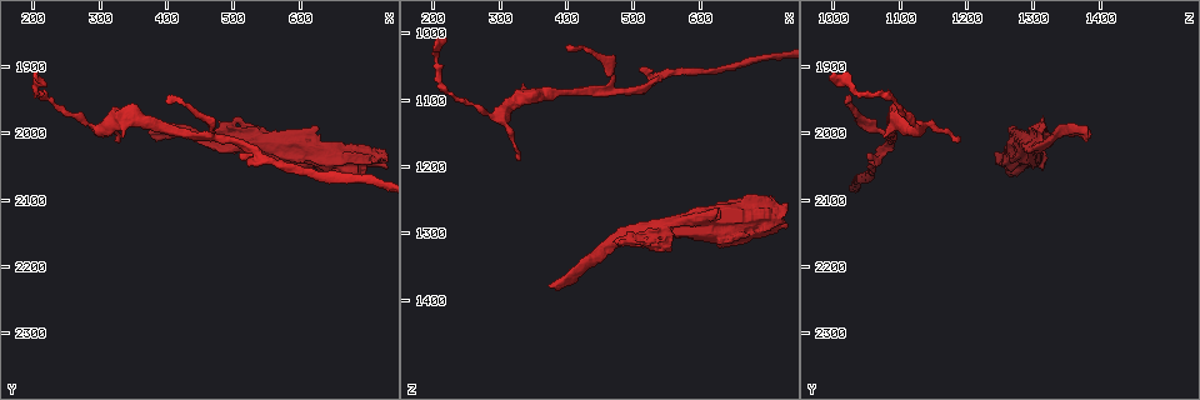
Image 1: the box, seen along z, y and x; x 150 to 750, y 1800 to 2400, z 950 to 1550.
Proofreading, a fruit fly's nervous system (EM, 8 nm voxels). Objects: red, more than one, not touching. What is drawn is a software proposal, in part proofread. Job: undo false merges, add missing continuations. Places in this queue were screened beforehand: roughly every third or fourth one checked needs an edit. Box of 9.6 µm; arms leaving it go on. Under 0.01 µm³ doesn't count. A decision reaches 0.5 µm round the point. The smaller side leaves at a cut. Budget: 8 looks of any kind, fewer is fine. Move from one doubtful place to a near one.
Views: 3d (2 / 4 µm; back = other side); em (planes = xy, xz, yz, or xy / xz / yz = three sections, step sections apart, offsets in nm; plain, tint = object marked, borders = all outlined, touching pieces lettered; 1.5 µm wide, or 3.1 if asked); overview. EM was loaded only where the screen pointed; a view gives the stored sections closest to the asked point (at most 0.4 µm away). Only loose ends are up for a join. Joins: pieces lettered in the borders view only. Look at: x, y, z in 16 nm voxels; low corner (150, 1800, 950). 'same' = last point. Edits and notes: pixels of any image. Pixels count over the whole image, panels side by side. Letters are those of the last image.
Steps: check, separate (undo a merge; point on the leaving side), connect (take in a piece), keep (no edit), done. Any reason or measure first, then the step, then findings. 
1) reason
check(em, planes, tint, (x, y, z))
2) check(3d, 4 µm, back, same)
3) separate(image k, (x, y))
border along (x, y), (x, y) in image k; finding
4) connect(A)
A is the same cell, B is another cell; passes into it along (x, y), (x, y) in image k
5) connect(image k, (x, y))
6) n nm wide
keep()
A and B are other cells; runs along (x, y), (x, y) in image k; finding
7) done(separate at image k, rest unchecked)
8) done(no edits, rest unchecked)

check(em, planes, plain, (380, 2010, 1380))

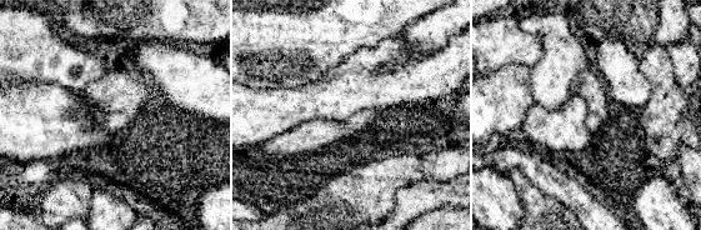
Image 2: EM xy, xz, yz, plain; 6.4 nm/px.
see the neighbours
check(em, planes, borders, same)

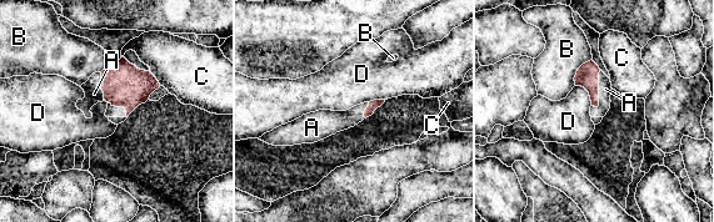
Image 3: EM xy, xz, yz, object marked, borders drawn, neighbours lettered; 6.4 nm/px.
connect(A)
A is the same cell, B, C and D are other cells; passes into it along (587, 76), (598, 90), (605, 89) in image 3; it goes on there

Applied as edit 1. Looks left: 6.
check(overview)

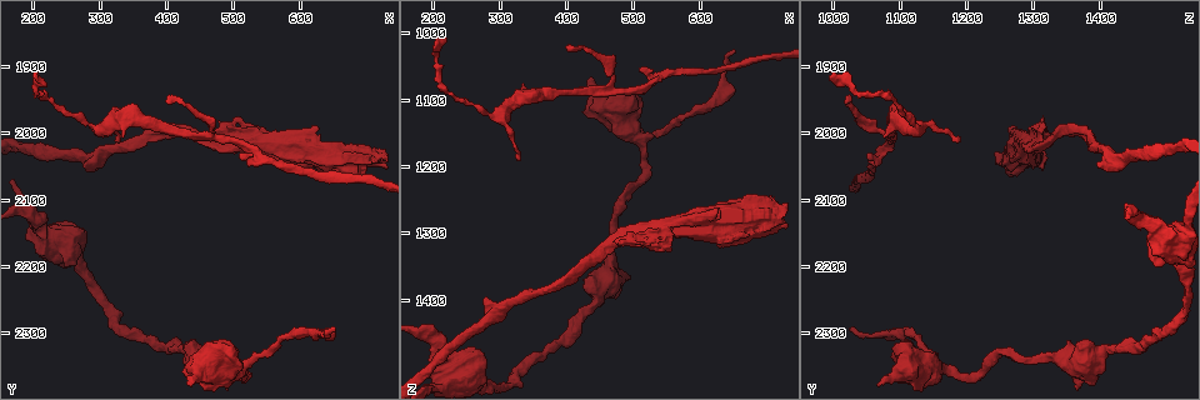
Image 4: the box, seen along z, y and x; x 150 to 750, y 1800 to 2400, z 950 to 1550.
free end
check(em, yz, step 8, tint, (330, 2005, 1190))

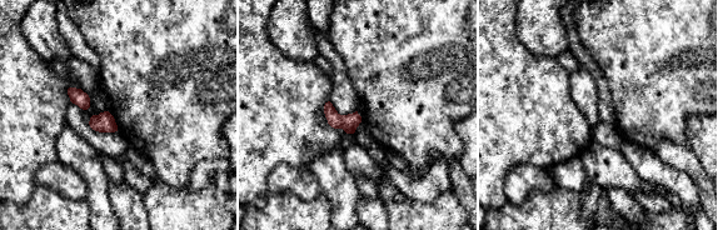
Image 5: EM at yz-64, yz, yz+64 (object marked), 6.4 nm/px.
check(em, planes, borders, same)

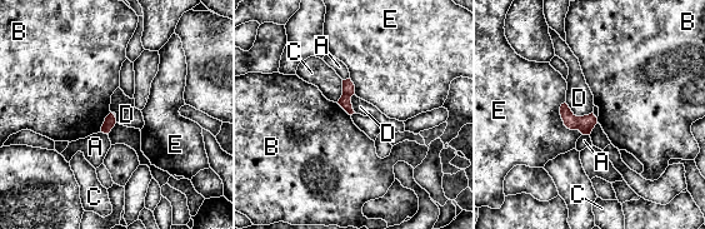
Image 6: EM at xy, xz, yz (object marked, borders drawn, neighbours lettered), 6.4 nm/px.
keep()
A, B, C, D and E are other cells; no lettered piece goes on from it

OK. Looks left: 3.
long arm stops here
check(em, yz, step 8, borders, (205, 1905, 1005))

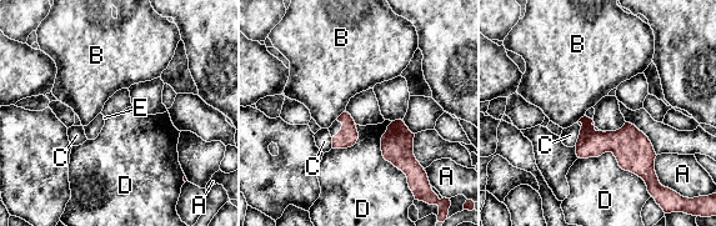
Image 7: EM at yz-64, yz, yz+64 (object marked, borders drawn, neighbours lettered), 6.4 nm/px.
connect(E)
E is the same cell, A, B, C and D are other cells; passes into it along (348, 136), (341, 129), (335, 127) in image 7; it goes on there

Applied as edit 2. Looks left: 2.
done(connect at image 3, connect at image 7, rest unchecked)

